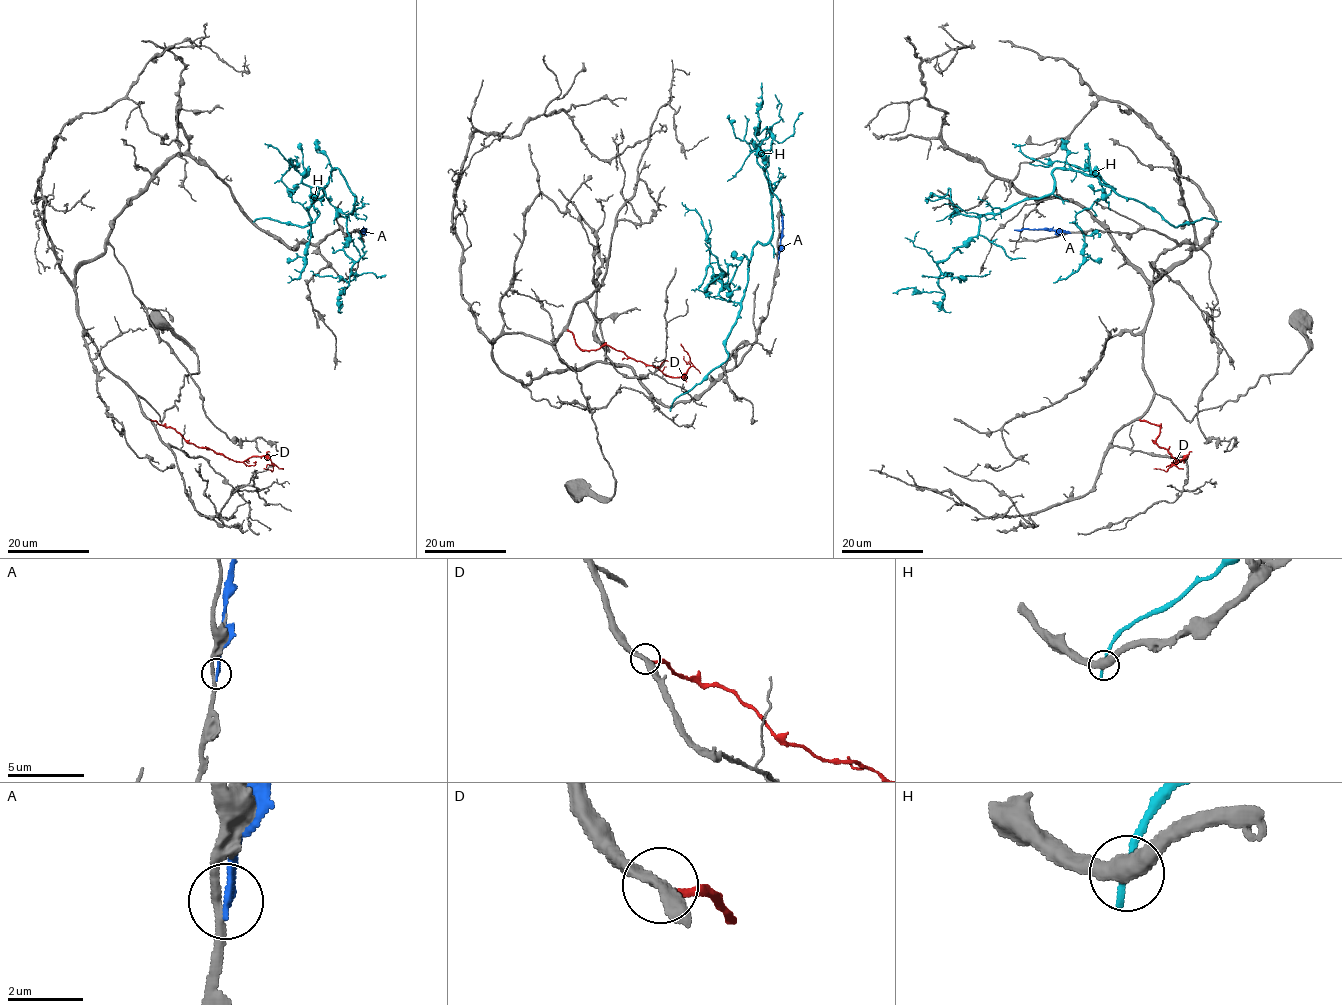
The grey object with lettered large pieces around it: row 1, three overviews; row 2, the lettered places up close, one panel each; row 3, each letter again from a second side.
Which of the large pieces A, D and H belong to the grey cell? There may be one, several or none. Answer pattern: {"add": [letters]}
{"add": ["D"]}

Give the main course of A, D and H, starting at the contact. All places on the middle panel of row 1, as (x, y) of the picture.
A: (778, 258), (782, 227), (780, 204)
D: (567, 329), (583, 350), (598, 350), (608, 345), (670, 377), (681, 377), (690, 367), (690, 357), (680, 344)
H: (671, 407), (728, 357), (751, 249), (771, 238), (760, 147), (770, 127), (769, 149), (753, 150), (727, 181)

